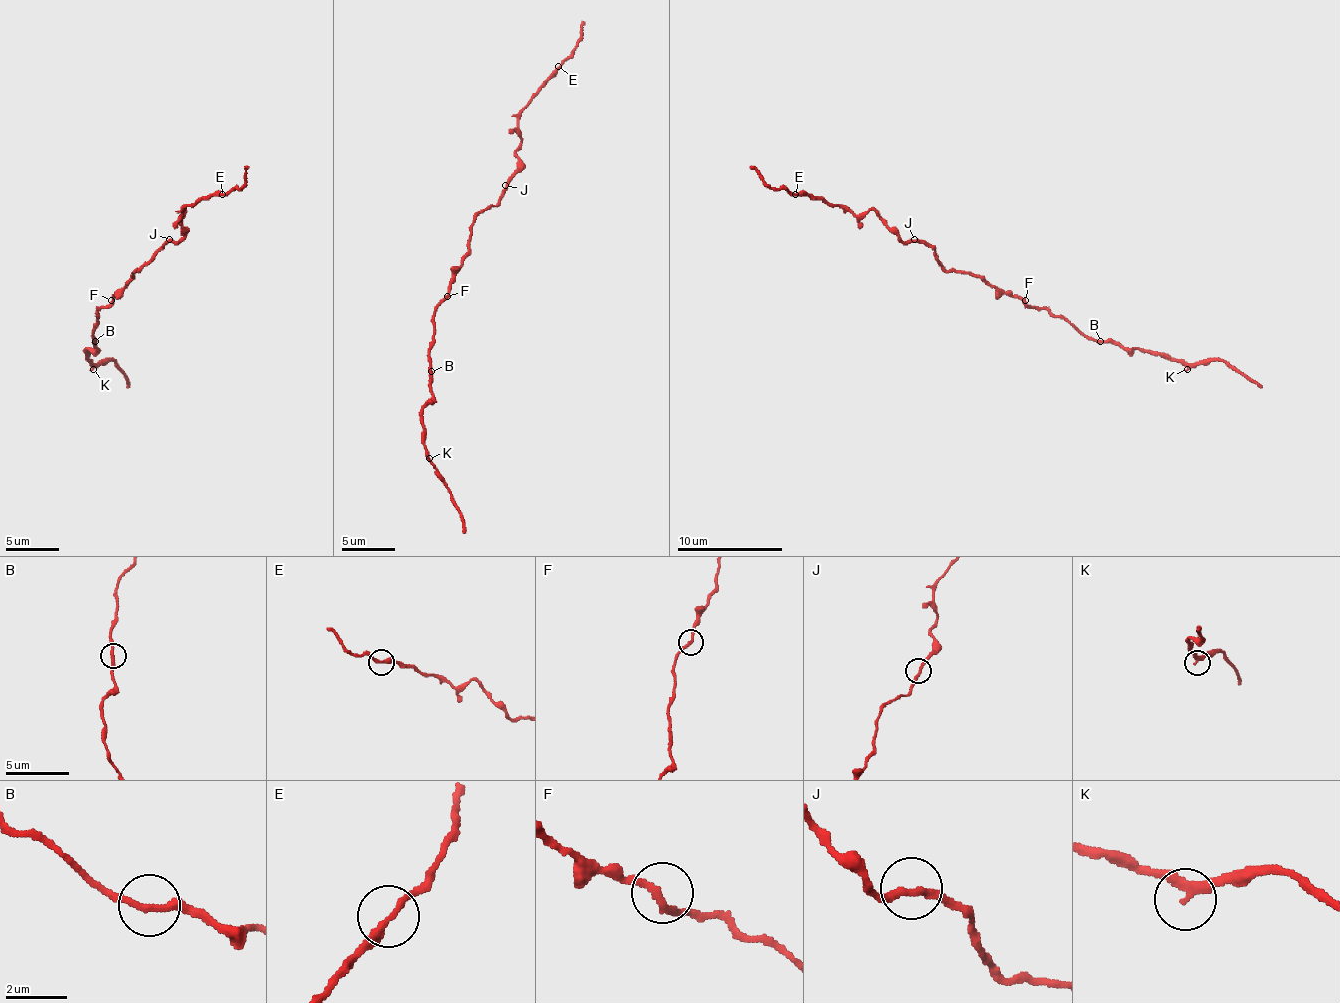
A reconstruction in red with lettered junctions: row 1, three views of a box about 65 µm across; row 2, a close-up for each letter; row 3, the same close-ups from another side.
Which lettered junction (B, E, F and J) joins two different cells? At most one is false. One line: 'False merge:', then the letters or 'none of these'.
False merge: B

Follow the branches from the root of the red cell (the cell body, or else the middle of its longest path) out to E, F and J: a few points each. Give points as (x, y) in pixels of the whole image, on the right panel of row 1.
E: (991, 284), (949, 271), (933, 247), (904, 242), (872, 210), (853, 216), (837, 205), (795, 194)
F: (991, 284), (1009, 290), (1025, 300)
J: (991, 284), (962, 271), (949, 271), (938, 261), (933, 247), (914, 239)

